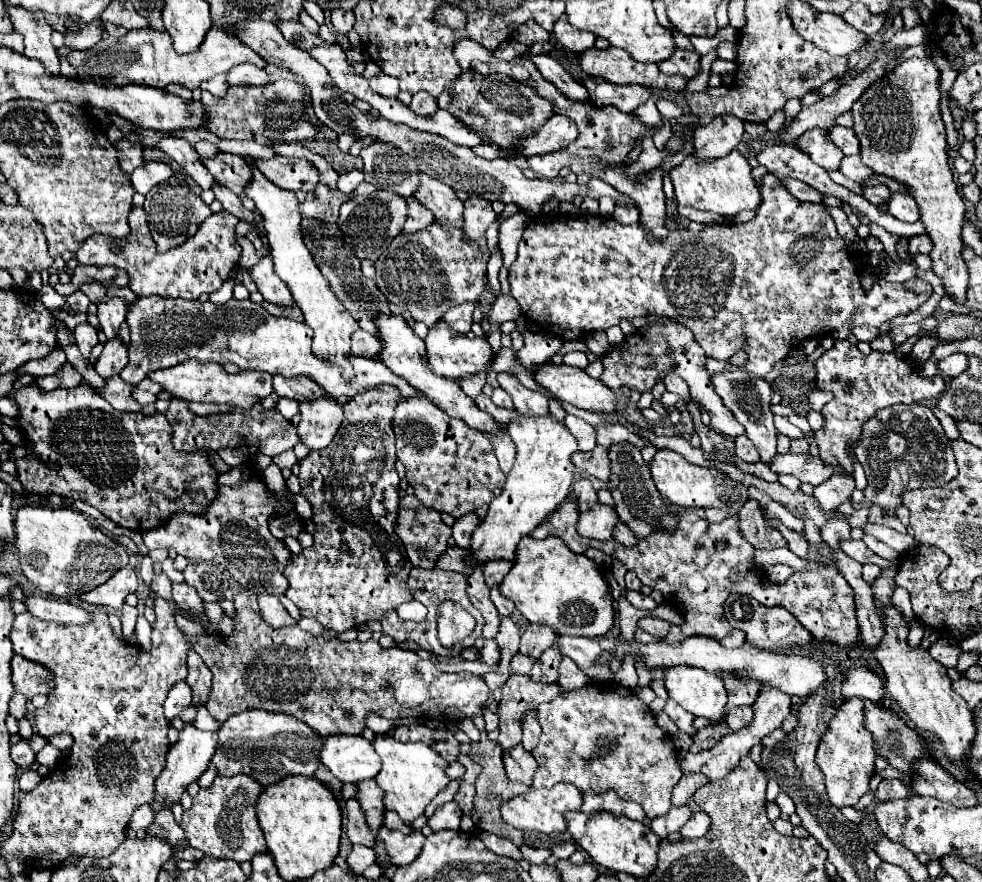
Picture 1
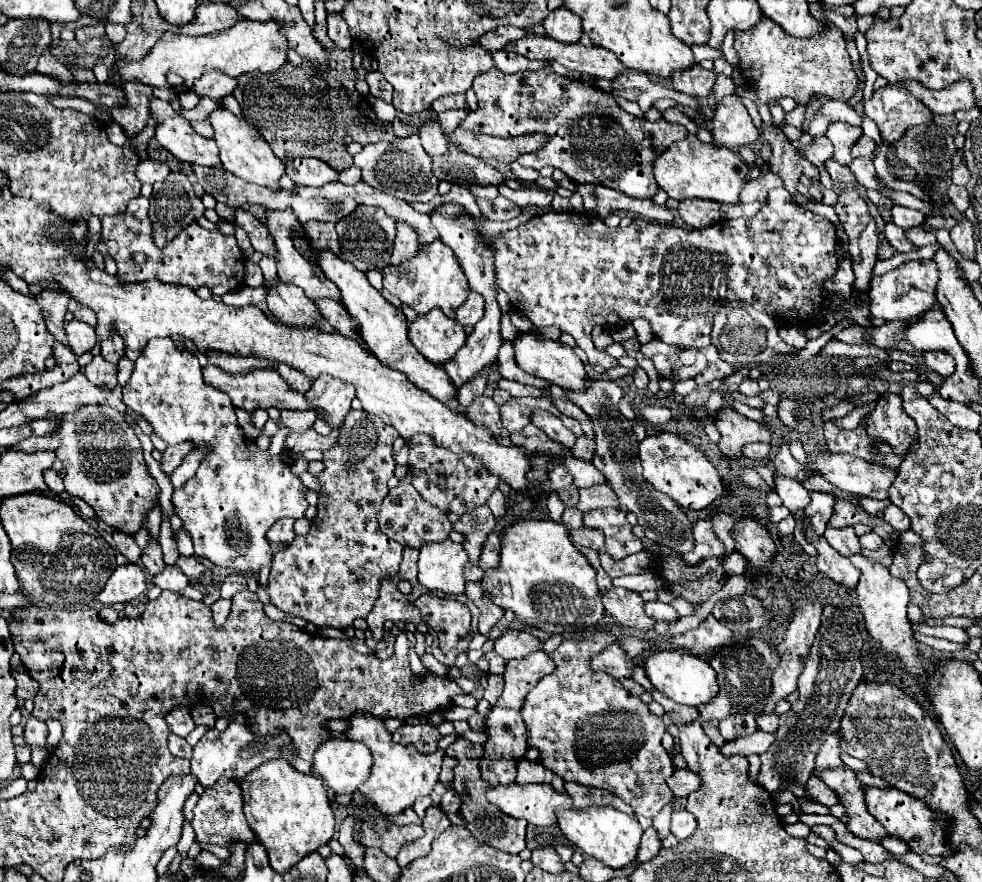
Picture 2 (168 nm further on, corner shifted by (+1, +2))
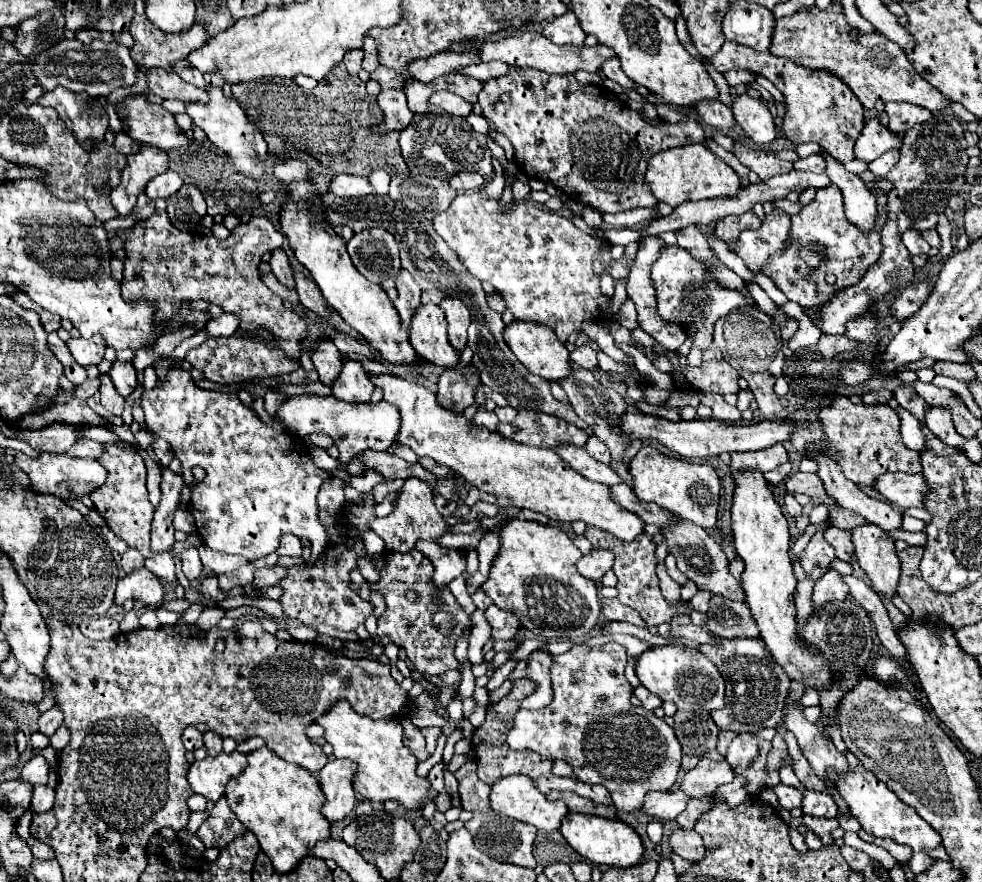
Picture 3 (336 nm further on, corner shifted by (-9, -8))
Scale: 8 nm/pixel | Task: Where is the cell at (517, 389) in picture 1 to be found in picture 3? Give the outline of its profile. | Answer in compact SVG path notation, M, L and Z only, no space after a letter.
M556 446L554 452L560 454L560 458L564 458L564 462L568 462L572 466L572 470L576 470L578 474L582 474L584 478L588 478L592 482L600 482L600 484L622 482L608 464L594 460L582 446Z

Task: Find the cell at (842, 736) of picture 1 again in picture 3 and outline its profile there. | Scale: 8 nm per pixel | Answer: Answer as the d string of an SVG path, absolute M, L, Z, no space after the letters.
M806 792L802 800L802 812L814 818L836 818L838 806L826 792Z

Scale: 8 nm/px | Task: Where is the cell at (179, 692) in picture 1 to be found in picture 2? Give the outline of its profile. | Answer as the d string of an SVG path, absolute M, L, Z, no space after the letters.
M178 706L172 712L166 714L166 722L170 726L170 730L182 738L186 738L192 730L194 730L194 720L190 716L190 710L186 706Z

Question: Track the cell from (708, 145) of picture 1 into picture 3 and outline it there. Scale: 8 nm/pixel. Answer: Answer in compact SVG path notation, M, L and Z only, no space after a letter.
M742 94L732 104L734 120L744 130L744 134L758 146L768 146L774 138L774 122L768 106L760 100L750 98L748 94Z

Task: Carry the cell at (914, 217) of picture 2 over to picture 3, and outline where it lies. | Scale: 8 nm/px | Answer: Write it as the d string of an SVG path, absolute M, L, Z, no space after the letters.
M916 228L904 230L902 242L904 242L904 246L908 248L908 252L910 252L912 256L920 256L920 254L928 254L928 252L930 252L930 246L924 242L922 232L916 230Z

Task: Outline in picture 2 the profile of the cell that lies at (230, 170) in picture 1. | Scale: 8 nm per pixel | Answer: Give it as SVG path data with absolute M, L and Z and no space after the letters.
M150 96L148 112L156 120L154 138L182 162L200 166L220 166L218 146L212 138L204 138L170 106L168 100Z

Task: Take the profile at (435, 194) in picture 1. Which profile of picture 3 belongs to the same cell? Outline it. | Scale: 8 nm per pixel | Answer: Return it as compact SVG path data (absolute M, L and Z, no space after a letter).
M474 364L466 366L464 370L448 368L438 378L438 392L436 398L442 406L454 412L464 412L470 404L474 404L474 392L480 386L480 376Z

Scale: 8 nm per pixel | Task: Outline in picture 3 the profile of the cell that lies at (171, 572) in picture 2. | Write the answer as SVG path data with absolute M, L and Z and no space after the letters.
M166 552L166 554L150 554L146 558L146 568L172 588L176 588L180 584L178 578L176 578L176 564L174 564L174 558L172 558L170 552Z

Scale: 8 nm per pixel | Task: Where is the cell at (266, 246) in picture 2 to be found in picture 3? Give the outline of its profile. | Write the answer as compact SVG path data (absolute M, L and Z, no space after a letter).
M276 248L270 256L270 268L272 268L272 274L288 288L294 288L294 270L290 266L290 260L288 260L288 254L282 250L282 248Z

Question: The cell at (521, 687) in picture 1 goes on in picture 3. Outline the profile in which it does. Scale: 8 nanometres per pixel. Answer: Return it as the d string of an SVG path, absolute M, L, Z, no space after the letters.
M522 678L522 680L516 680L514 686L512 686L512 692L508 696L504 696L500 702L496 704L488 704L488 716L484 720L484 724L480 728L476 728L474 732L474 738L472 738L472 744L476 748L476 760L478 760L478 778L486 784L494 784L498 782L500 778L506 778L510 774L524 774L524 776L530 776L534 782L536 782L536 788L542 792L542 794L548 794L552 790L562 790L576 792L578 796L584 796L596 804L606 804L606 806L612 806L612 798L608 794L608 790L604 786L588 786L588 784L582 784L574 778L558 778L550 772L550 766L552 762L548 758L542 758L540 754L534 754L534 752L518 752L518 754L512 754L510 748L508 748L508 742L506 742L506 736L508 736L508 726L512 726L512 718L516 716L516 710L520 710L520 704L522 700L532 694L536 690L536 682L532 682L530 678Z

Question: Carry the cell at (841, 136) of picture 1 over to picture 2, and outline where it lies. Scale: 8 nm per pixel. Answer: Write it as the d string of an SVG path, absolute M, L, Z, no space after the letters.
M862 136L862 140L858 140L858 144L854 144L854 148L852 148L852 156L854 158L858 158L858 156L872 158L874 150L876 150L876 142L868 136Z

